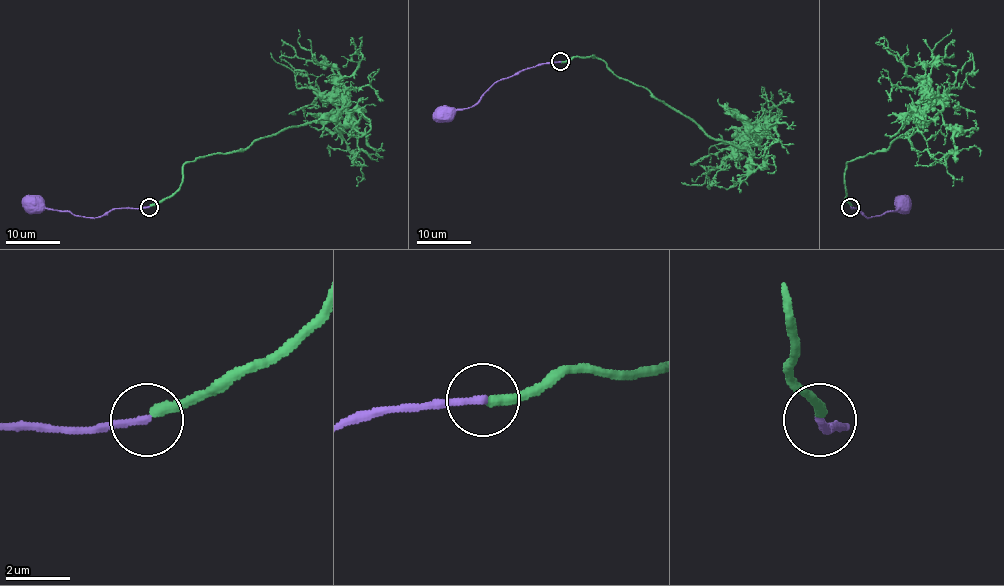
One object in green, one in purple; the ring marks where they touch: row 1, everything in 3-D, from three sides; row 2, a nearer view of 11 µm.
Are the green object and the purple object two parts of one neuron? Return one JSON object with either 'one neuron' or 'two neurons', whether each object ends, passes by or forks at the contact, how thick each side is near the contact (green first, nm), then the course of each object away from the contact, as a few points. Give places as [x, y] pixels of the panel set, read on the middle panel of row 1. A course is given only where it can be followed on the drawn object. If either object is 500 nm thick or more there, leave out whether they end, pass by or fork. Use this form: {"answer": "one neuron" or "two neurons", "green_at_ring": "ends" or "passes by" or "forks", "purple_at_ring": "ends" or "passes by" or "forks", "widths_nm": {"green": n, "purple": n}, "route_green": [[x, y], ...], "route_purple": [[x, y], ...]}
{"answer": "two neurons", "green_at_ring": "ends", "purple_at_ring": "ends", "widths_nm": {"green": 320, "purple": 240}, "route_green": [[561, 62], [595, 56], [617, 75], [692, 118], [713, 138], [746, 149], [749, 137], [738, 137], [692, 165]], "route_purple": [[559, 62], [539, 63], [498, 80], [471, 107], [457, 110], [450, 118], [444, 116]]}

